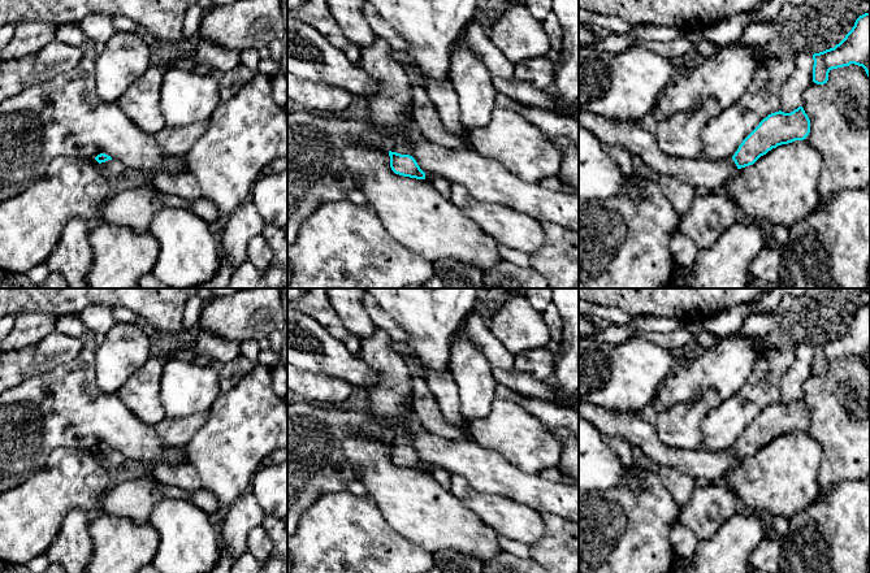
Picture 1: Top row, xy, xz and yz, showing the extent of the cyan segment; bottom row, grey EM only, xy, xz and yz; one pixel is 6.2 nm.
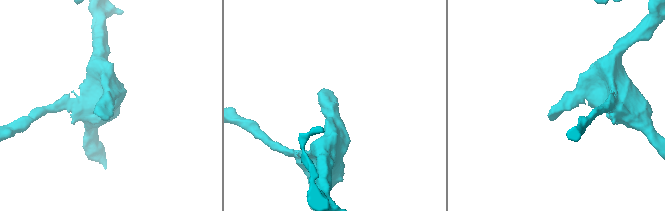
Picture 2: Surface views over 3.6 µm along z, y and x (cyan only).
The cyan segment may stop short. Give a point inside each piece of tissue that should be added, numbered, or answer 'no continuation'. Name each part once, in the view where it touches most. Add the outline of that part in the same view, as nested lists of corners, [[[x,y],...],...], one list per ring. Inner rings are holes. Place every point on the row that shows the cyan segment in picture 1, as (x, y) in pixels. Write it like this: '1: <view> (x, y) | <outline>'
1: xz (390, 112) | [[[376,35],[373,43],[360,51],[356,65],[378,82],[378,87],[367,96],[367,118],[385,138],[388,151],[411,155],[408,139],[417,133],[411,107],[415,78],[403,64],[391,58],[391,51],[390,44]]]

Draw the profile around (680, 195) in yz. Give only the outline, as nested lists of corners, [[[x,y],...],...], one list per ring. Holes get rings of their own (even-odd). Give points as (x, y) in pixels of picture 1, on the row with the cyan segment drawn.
[[[672,175],[655,177],[657,185],[663,196],[672,204],[678,214],[687,212],[694,197],[694,187],[689,186]]]

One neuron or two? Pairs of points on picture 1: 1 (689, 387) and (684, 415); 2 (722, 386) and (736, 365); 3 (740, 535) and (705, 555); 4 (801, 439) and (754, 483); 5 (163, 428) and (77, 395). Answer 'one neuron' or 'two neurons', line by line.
1: two neurons
2: one neuron
3: one neuron
4: one neuron
5: two neurons

